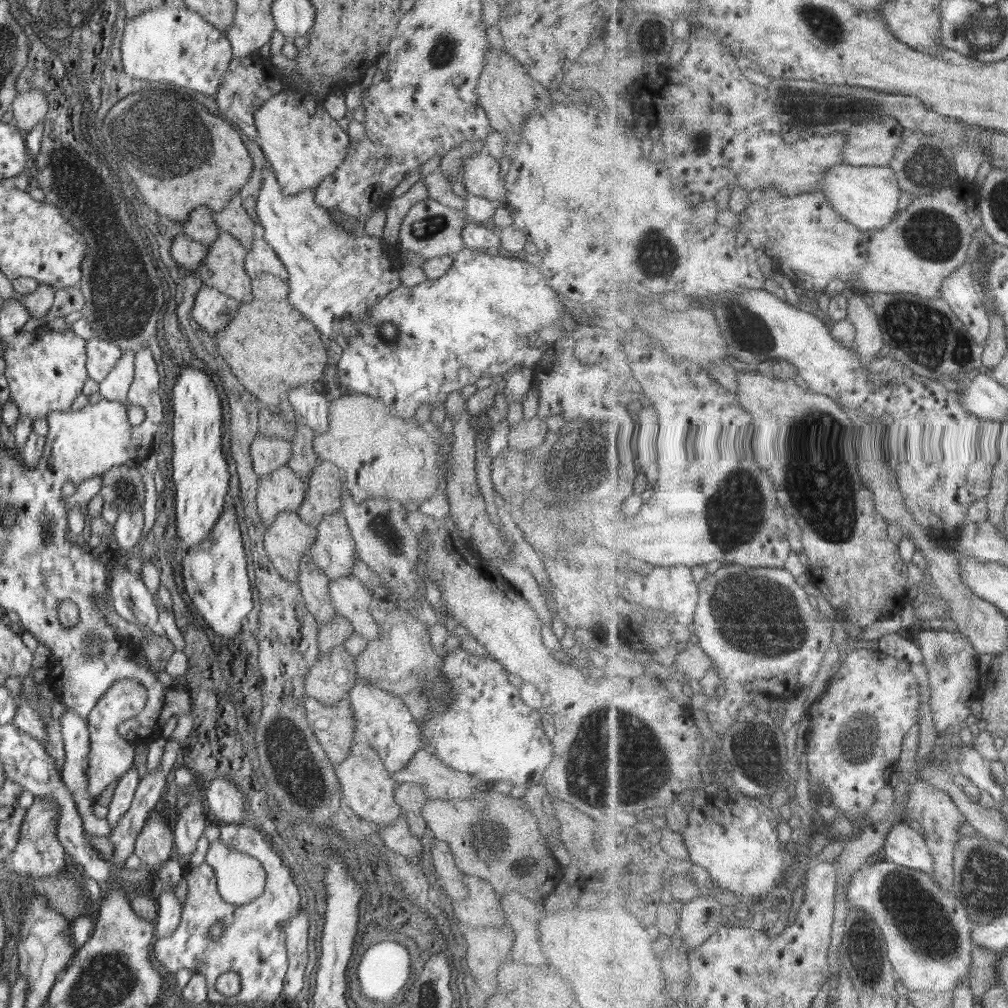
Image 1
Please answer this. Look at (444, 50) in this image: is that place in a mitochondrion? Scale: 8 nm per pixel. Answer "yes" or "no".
yes

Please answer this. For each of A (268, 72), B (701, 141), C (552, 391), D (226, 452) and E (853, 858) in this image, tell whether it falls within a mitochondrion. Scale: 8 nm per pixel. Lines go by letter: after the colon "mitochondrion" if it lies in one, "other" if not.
A: other
B: mitochondrion
C: mitochondrion
D: other
E: other

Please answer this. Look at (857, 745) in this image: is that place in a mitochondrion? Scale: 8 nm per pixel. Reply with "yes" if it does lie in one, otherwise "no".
yes

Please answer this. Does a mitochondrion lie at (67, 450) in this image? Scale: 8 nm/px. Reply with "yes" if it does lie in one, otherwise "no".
no

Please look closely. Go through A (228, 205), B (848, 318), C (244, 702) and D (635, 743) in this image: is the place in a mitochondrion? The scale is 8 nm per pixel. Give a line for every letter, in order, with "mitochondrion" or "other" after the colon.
A: other
B: other
C: other
D: mitochondrion

